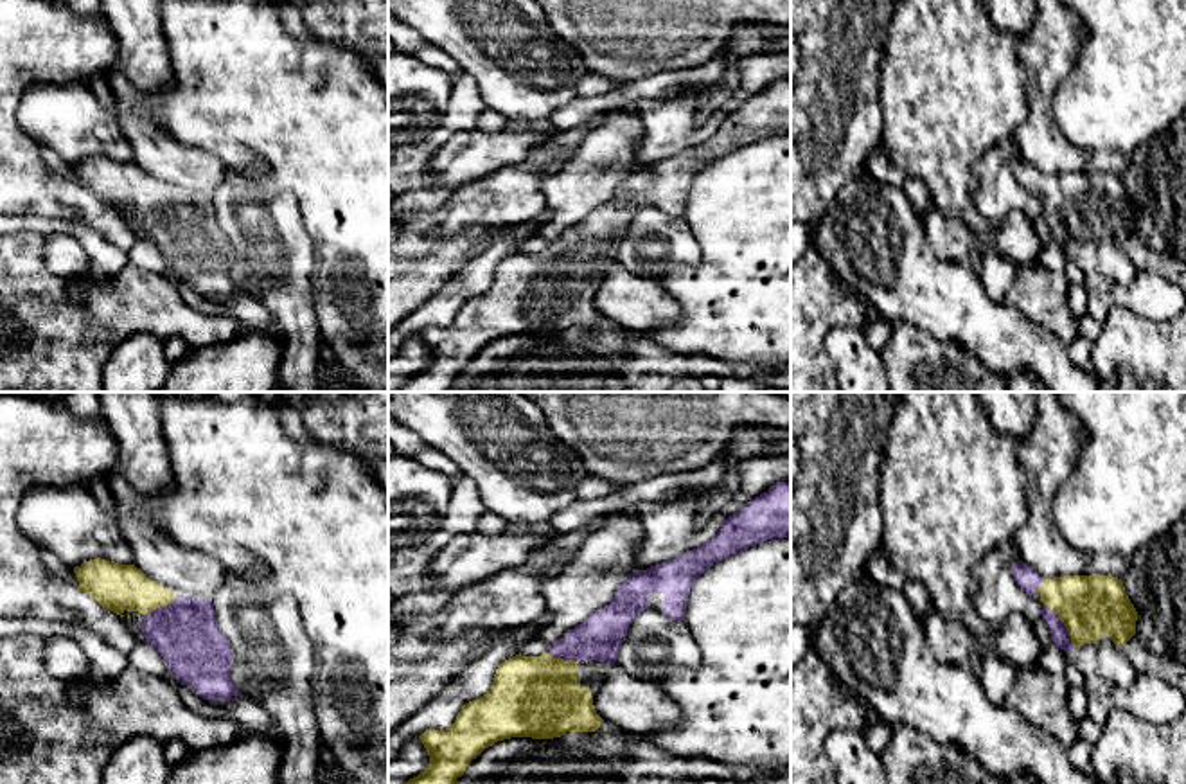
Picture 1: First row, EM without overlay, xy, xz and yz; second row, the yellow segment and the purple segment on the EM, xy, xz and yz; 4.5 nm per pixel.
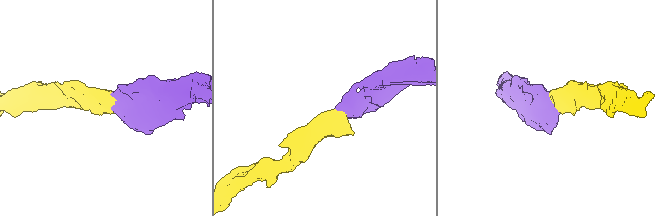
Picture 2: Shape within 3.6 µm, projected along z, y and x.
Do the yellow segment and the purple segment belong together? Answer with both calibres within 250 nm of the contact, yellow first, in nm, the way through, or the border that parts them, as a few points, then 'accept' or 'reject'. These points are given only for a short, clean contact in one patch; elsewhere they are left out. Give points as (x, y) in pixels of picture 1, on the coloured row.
280/80 nm | across yz (1093, 606), (1084, 608), (1066, 626), (1061, 637) | accept

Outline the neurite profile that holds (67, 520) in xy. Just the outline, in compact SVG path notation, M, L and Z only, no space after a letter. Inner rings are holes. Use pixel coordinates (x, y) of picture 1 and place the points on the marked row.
M34 486L16 520L27 536L70 568L97 557L133 565L119 523L106 516L88 486Z

